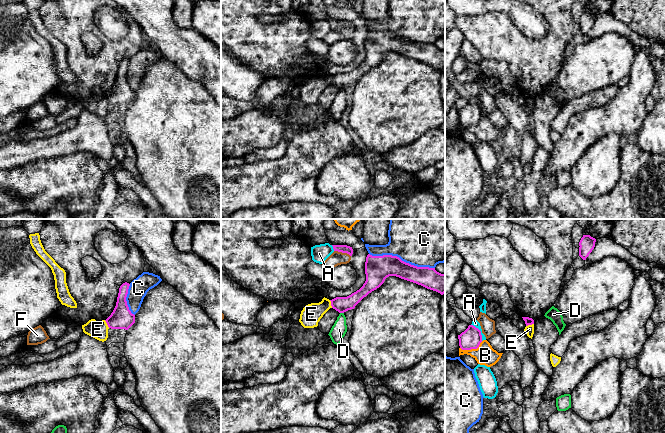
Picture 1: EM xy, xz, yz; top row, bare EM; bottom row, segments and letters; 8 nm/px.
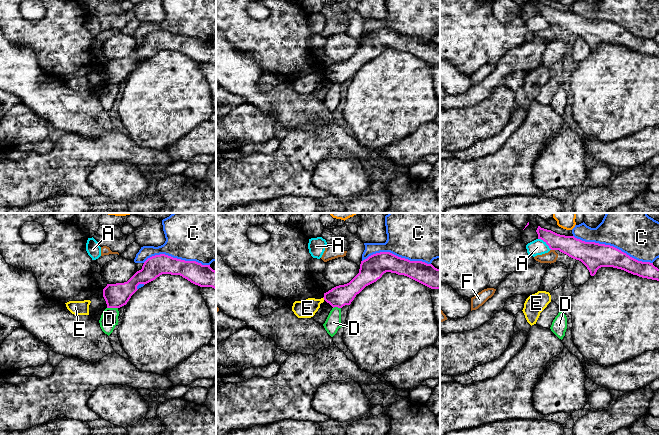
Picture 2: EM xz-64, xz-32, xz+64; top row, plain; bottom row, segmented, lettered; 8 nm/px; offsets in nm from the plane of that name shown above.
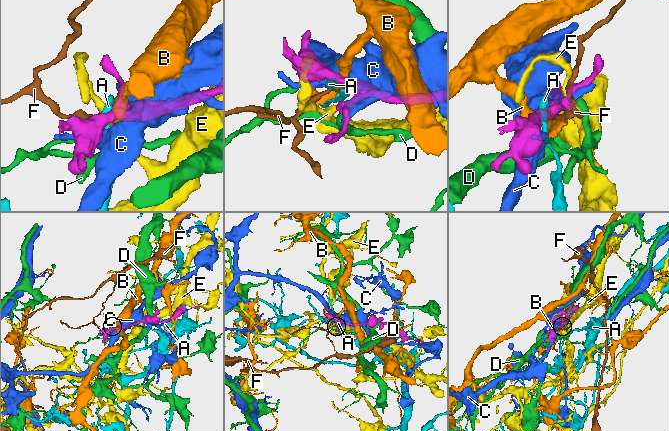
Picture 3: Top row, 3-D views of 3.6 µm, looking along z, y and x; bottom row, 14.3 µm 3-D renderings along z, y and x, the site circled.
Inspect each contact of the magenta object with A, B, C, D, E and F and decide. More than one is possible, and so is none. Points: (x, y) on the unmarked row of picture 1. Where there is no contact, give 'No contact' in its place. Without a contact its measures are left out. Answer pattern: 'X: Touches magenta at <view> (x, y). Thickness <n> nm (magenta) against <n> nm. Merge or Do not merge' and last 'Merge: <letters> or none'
A: Touches magenta at yz (480, 107). Thickness 160 nm (magenta) against 50 nm. Do not merge
B: Touches magenta at yz (471, 124). Thickness 160 nm (magenta) against 160 nm. Do not merge
C: Touches magenta at xz (401, 36). Thickness 200 nm (magenta) against 360 nm. Do not merge
D: Touches magenta at xz (342, 88). Thickness 130 nm (magenta) against 120 nm. Do not merge
E: Touches magenta at xy (107, 100). Thickness 180 nm (magenta) against 140 nm. Do not merge
F: Touches magenta at xz (342, 28). Thickness 60 nm (magenta) against 110 nm. Do not merge
Merge: none

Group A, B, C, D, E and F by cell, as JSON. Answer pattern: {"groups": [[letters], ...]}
{"groups": [["A"], ["B"], ["C"], ["D"], ["E"], ["F"]]}

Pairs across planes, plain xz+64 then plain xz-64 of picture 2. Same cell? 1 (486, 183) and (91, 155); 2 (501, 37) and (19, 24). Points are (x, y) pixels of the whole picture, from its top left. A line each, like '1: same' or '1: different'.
1: same
2: same

